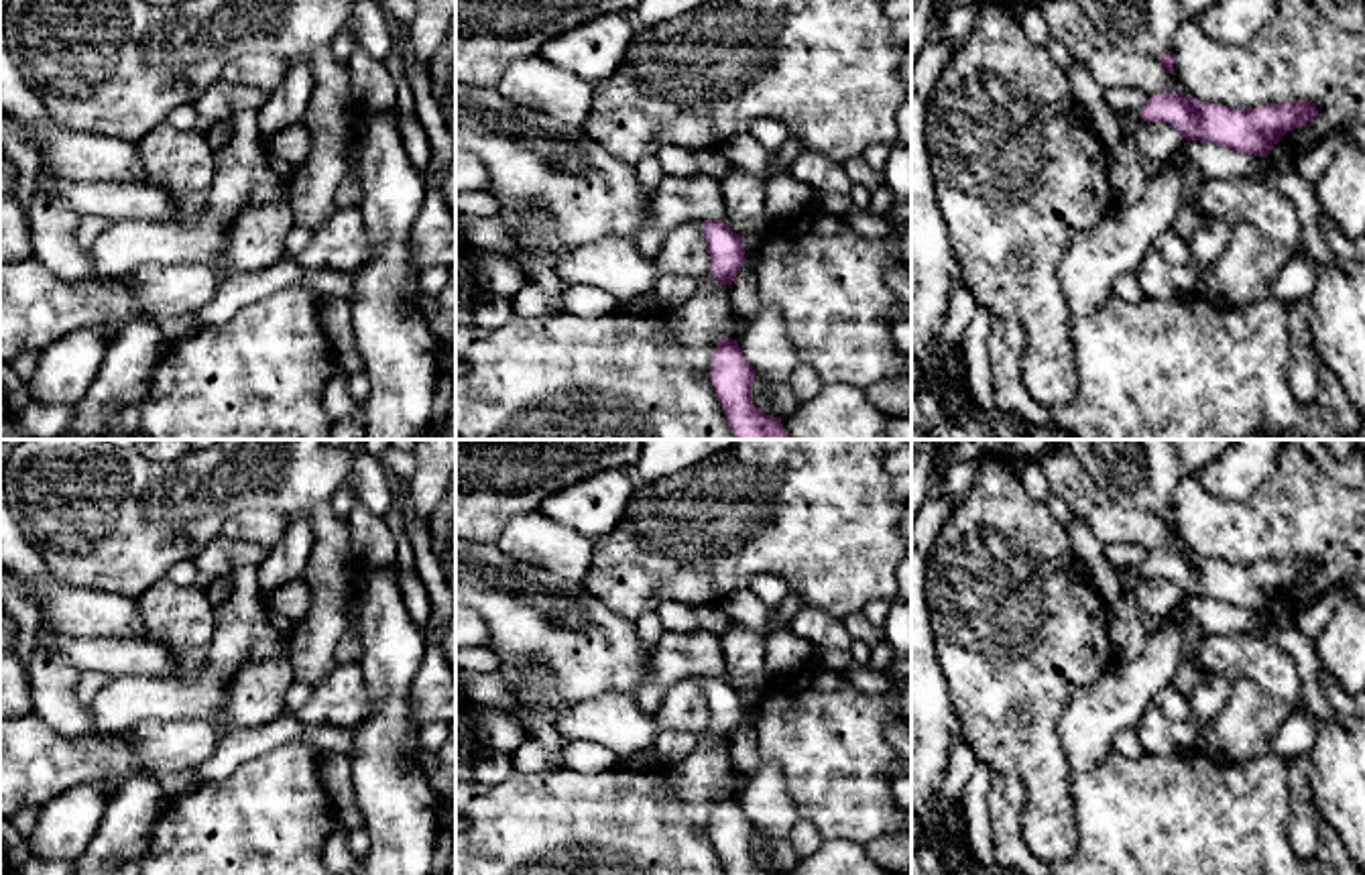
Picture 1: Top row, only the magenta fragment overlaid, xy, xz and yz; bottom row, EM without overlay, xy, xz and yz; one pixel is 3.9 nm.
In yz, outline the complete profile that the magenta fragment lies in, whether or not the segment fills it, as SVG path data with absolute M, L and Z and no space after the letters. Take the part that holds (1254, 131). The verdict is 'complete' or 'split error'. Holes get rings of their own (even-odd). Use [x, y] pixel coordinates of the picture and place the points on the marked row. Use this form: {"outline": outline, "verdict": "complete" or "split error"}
{"outline": "M1158 94L1139 112L1123 112L1123 138L1107 149L1107 177L1121 203L1137 203L1147 185L1143 155L1133 130L1139 120L1168 122L1186 140L1214 142L1255 157L1267 157L1288 130L1316 118L1318 110L1306 100L1265 104L1235 110L1223 104L1200 102L1192 94Z", "verdict": "split error"}

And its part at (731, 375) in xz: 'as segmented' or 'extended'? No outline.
as segmented

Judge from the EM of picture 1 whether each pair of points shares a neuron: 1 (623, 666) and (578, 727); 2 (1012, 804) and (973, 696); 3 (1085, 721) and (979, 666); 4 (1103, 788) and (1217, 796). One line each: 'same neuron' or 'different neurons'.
1: different neurons
2: different neurons
3: different neurons
4: same neuron

